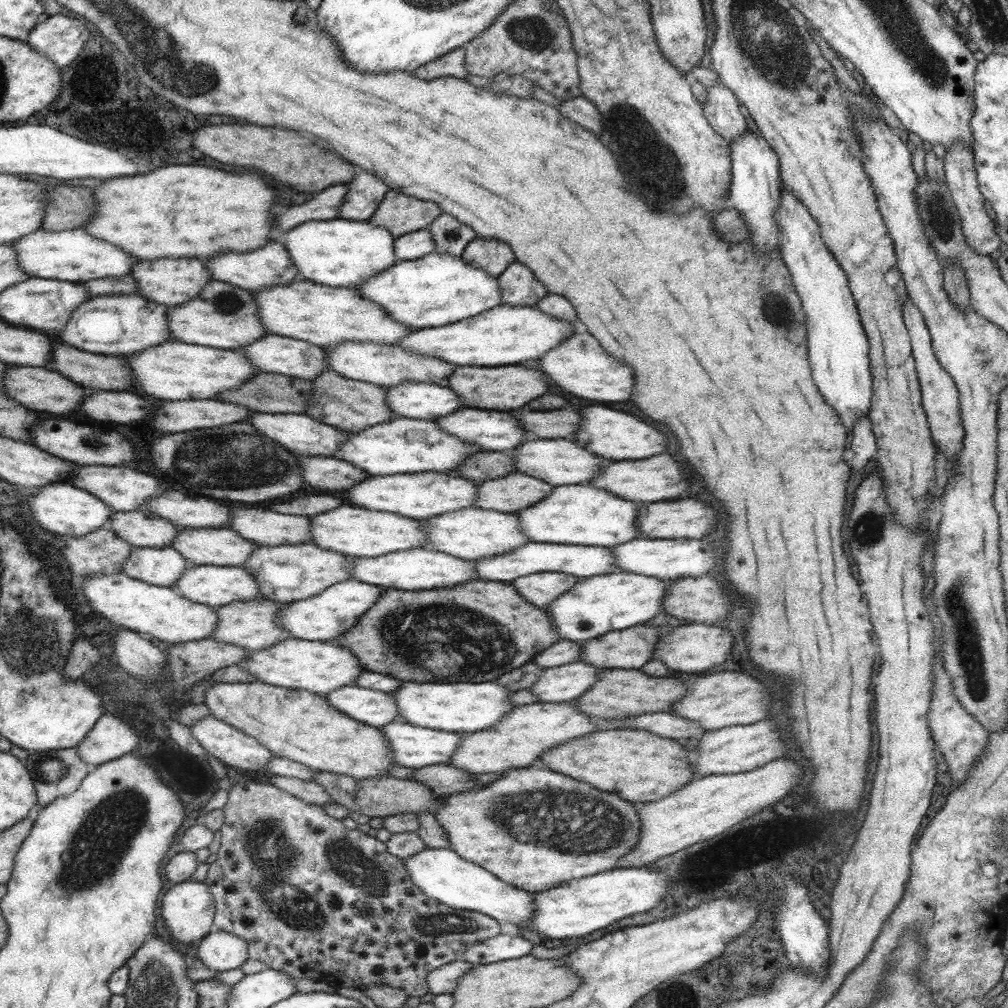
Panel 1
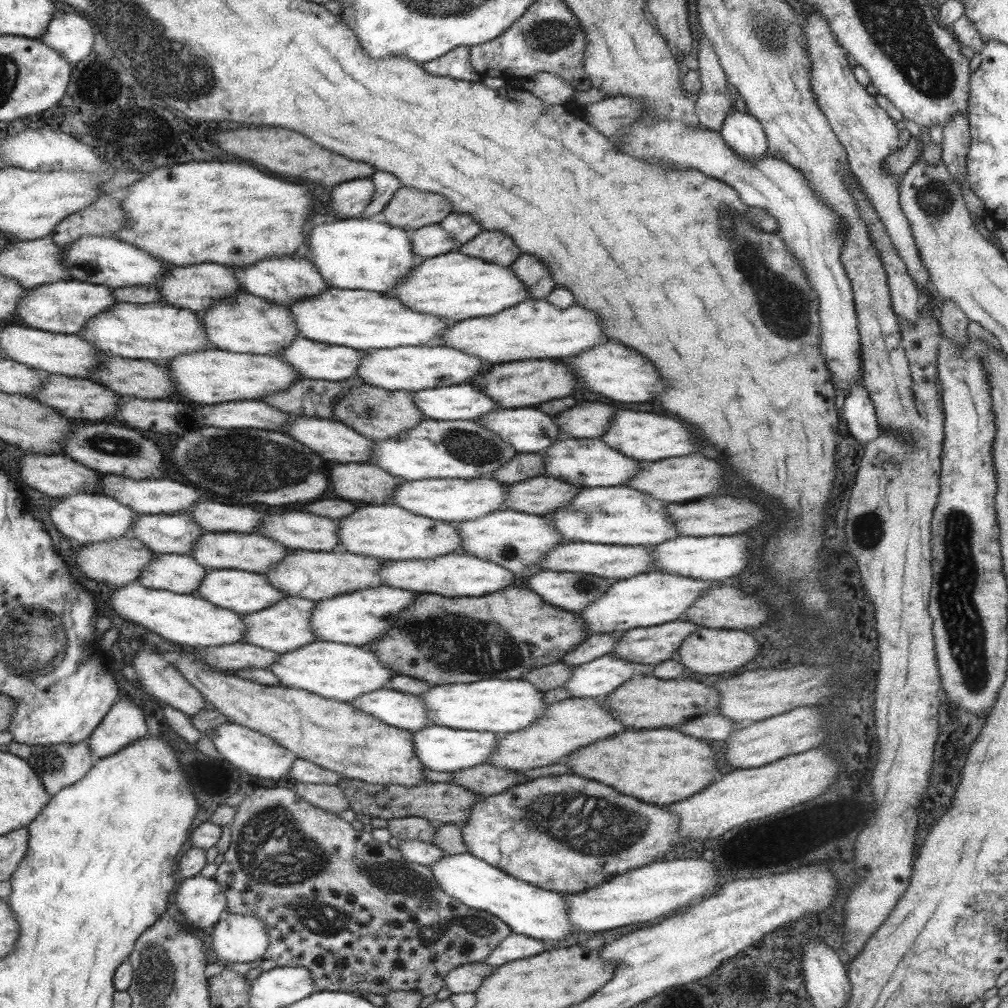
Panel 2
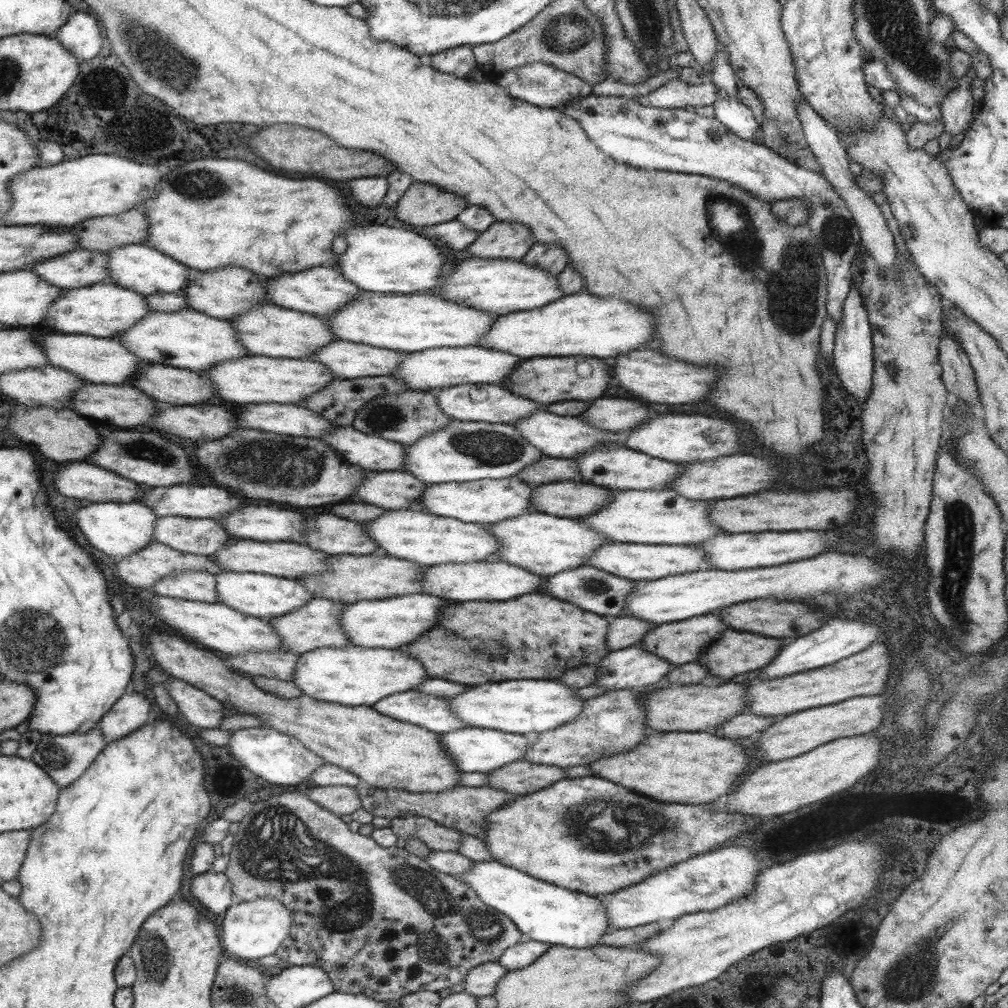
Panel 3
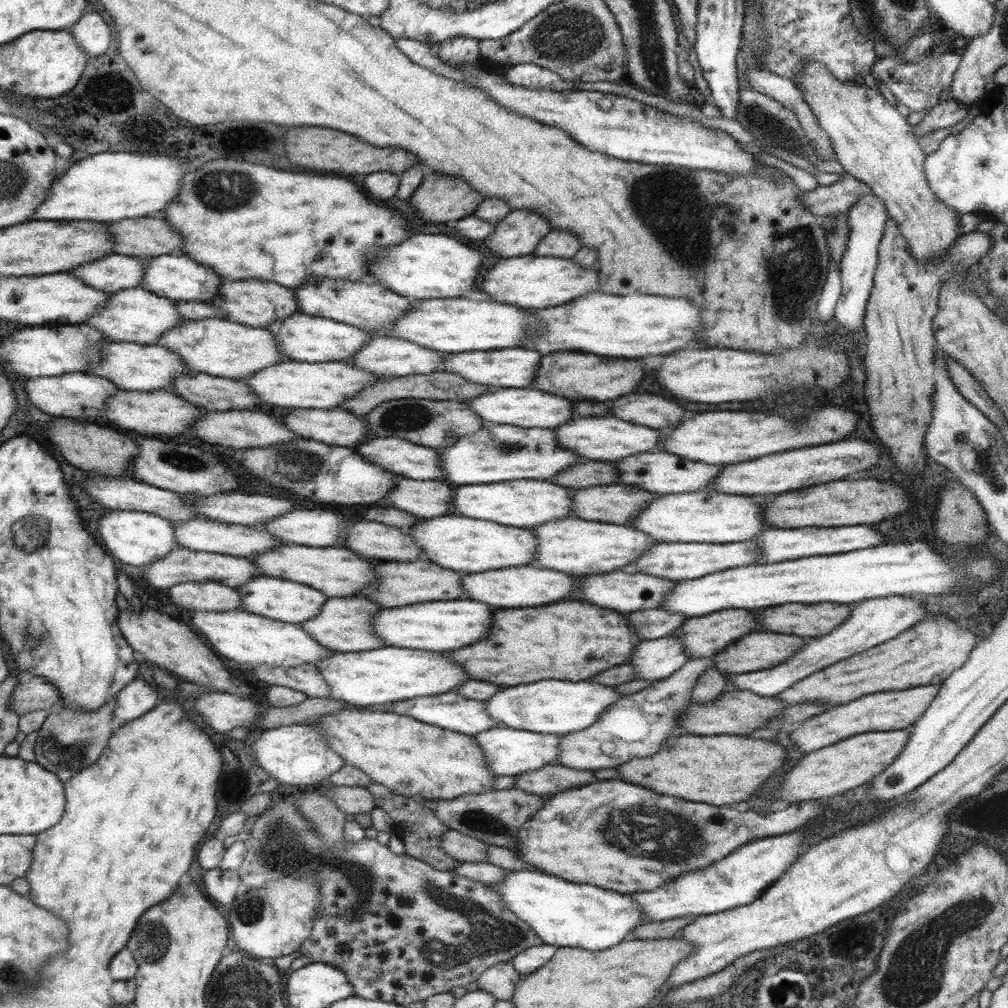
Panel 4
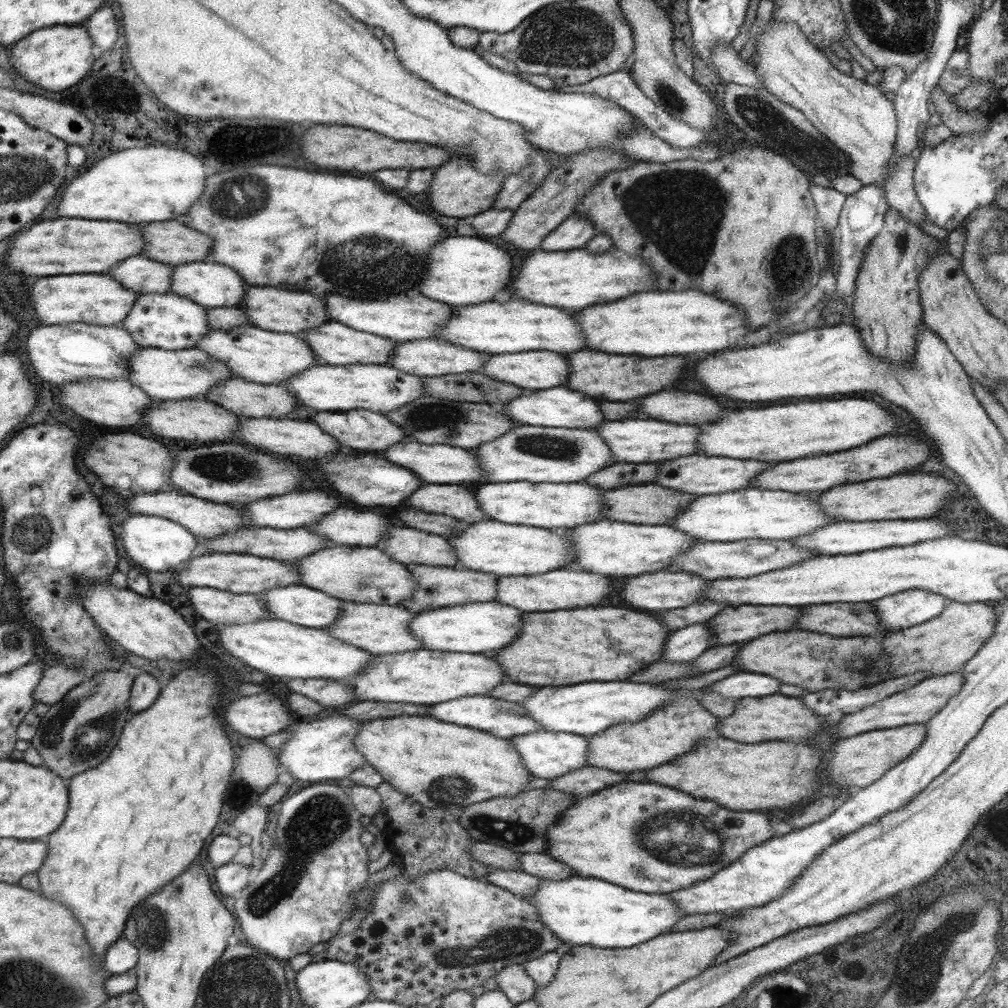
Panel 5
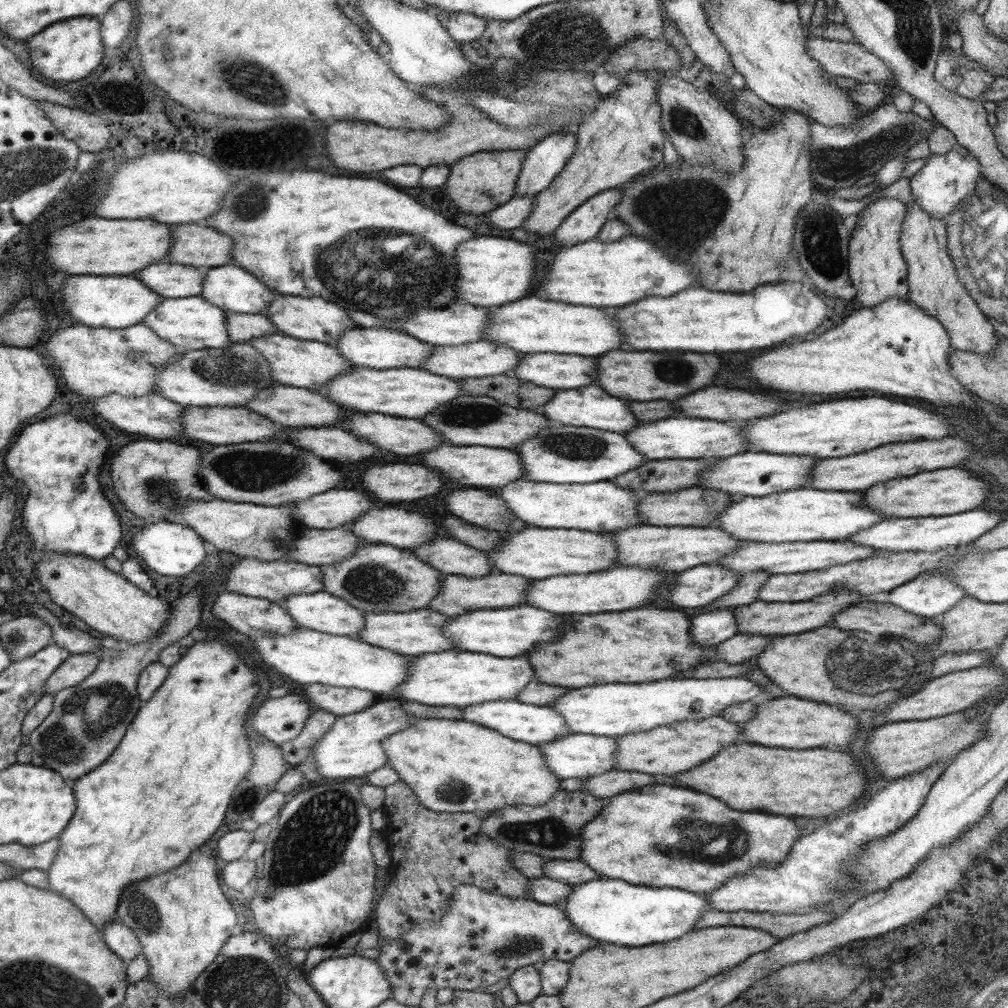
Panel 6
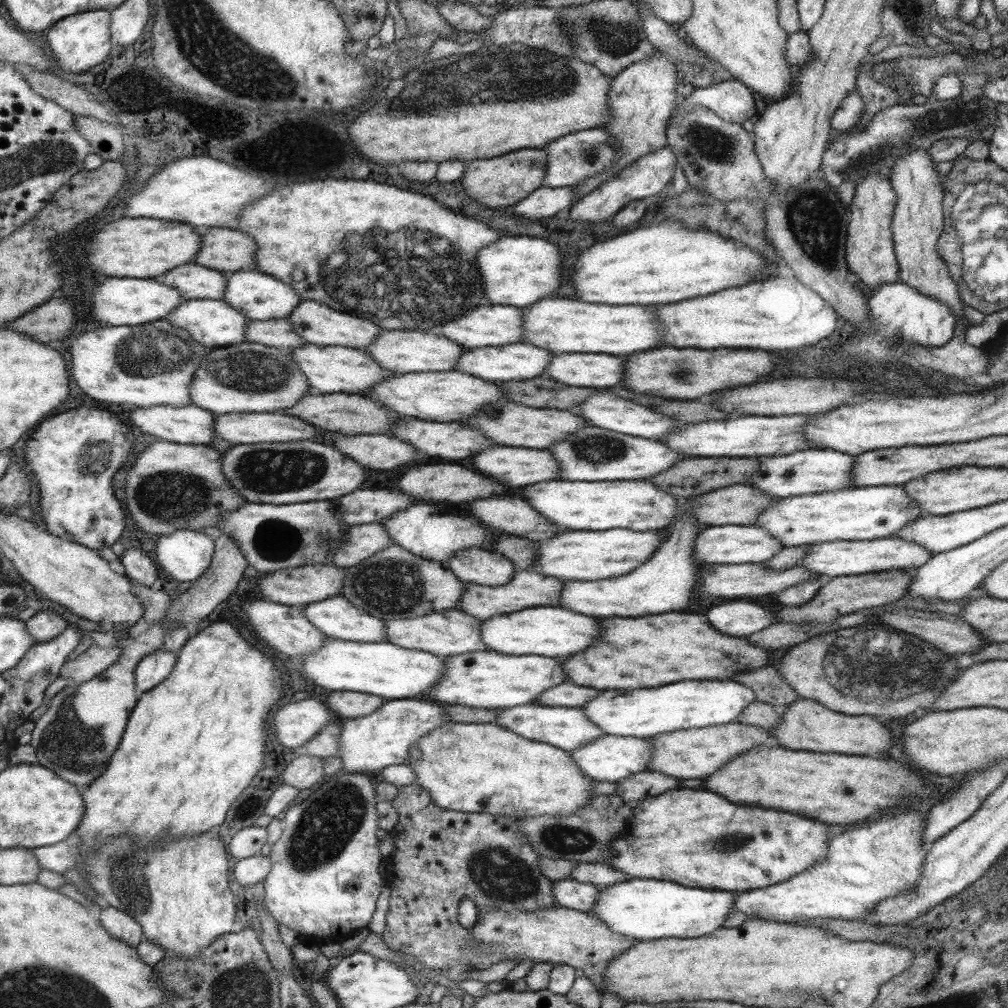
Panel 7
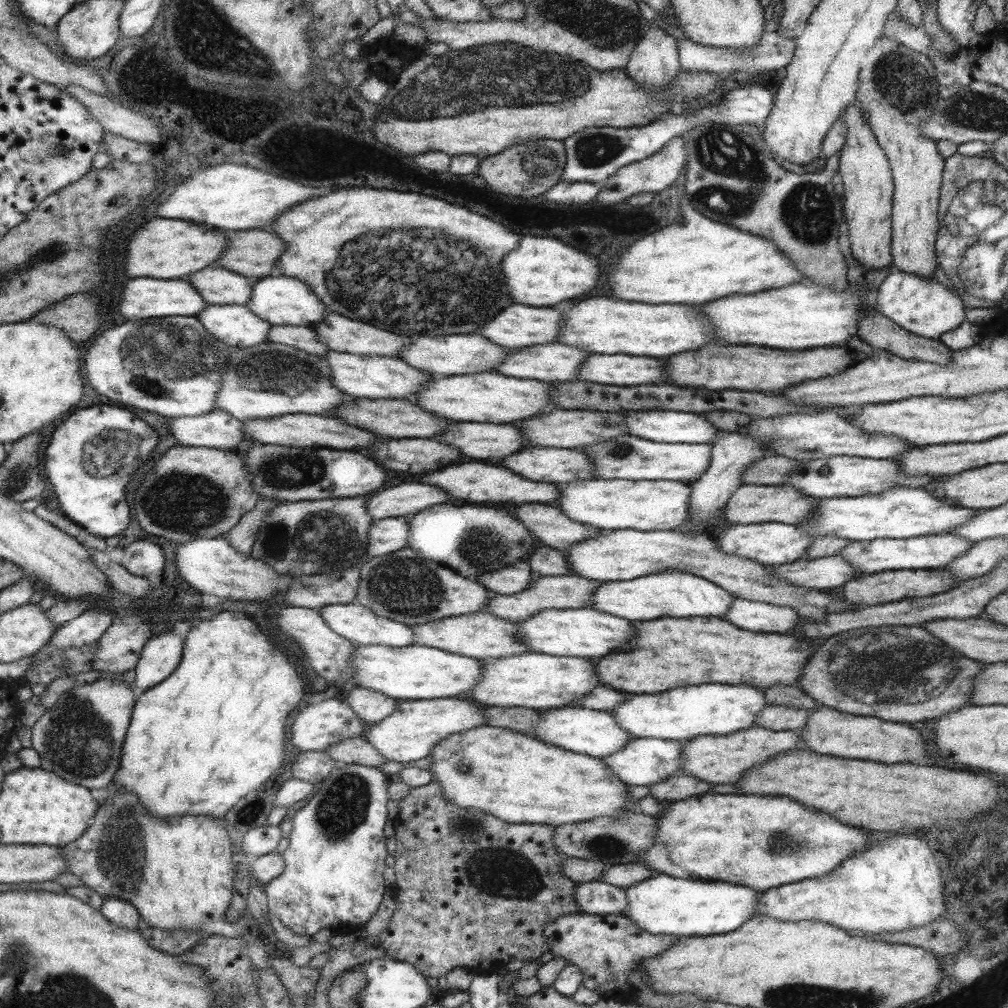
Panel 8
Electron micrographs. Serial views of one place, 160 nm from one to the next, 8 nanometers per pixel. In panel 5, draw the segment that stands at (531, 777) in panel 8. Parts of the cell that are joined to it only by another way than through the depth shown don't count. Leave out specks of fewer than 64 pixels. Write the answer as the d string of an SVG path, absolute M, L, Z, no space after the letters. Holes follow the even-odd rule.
M397 716L361 722L353 739L353 746L365 757L366 763L370 764L387 784L393 785L397 792L404 793L429 808L456 811L483 800L517 796L529 788L532 773L524 767L520 754L508 740L501 739L485 731L460 727L427 716Z

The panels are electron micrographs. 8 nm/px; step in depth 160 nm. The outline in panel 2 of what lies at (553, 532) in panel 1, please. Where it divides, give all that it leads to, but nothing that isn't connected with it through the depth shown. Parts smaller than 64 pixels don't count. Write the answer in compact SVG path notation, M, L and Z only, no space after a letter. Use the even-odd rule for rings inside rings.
M625 485L583 487L569 504L545 517L564 536L565 541L649 547L679 535L676 525L666 512L667 505L665 501Z

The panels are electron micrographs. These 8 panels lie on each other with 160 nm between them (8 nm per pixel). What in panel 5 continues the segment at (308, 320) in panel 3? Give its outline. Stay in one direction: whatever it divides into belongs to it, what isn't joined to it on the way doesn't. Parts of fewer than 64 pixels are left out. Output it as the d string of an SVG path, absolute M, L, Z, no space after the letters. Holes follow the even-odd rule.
M327 321L317 327L310 328L299 335L312 349L313 354L323 365L345 366L348 364L377 364L385 365L394 348L396 341L385 337L375 336L358 329L349 328L348 325L335 321Z

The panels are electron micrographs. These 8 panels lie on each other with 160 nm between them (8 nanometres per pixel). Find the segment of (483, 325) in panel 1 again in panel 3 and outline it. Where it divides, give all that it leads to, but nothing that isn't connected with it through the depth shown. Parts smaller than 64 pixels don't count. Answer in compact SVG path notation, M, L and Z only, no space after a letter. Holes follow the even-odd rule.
M587 290L563 294L560 299L532 311L495 317L481 340L487 349L509 352L519 358L535 356L593 356L613 358L647 344L653 334L653 318L637 304L619 298L597 298Z

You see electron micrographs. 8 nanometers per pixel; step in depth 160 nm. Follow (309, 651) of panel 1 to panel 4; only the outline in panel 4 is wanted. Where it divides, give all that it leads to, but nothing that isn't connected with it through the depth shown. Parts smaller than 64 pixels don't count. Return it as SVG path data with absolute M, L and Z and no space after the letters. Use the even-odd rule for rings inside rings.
M393 646L366 652L335 652L322 658L315 668L328 685L330 693L327 697L356 707L389 704L416 696L445 694L469 680L465 670L459 668L447 655Z

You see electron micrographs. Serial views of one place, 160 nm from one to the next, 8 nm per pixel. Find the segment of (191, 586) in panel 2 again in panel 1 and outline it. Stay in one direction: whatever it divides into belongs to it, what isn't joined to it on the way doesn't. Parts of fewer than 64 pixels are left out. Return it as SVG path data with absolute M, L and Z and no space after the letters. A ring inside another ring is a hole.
M172 546L167 548L135 547L125 563L124 573L145 584L169 588L184 574L189 562Z

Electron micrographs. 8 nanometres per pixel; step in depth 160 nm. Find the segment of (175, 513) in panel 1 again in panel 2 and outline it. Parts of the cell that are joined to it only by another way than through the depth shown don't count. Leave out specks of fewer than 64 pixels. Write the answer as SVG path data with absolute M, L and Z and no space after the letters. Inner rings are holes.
M198 500L186 509L192 519L207 532L240 532L251 534L257 532L263 520L259 510L249 506L227 506L219 502L201 502Z

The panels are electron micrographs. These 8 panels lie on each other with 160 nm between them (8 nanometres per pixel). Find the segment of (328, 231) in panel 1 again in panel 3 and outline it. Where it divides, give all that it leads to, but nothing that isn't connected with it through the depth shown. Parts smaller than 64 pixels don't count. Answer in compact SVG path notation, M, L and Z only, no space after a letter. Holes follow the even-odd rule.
M369 224L356 225L355 230L342 232L341 236L345 237L346 249L336 256L335 269L362 291L386 295L427 293L446 273L445 252L419 234L387 224Z

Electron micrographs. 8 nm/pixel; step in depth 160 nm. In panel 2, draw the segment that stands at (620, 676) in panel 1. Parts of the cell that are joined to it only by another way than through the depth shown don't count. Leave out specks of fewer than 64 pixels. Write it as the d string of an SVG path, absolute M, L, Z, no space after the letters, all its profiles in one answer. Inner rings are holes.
M636 675L602 700L612 715L626 728L631 730L673 729L678 724L693 720L696 716L716 714L720 693L715 687L703 685L695 680L662 680L652 675Z

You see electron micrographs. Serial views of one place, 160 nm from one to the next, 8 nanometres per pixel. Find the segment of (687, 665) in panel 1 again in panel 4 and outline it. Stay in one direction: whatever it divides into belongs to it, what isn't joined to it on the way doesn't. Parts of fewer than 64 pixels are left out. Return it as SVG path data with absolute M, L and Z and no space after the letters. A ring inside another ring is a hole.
M753 632L749 636L743 636L736 643L726 647L724 651L717 653L714 658L713 669L722 675L744 674L747 672L761 671L762 669L774 668L778 664L791 658L807 640L797 638L797 636L785 636L775 632Z

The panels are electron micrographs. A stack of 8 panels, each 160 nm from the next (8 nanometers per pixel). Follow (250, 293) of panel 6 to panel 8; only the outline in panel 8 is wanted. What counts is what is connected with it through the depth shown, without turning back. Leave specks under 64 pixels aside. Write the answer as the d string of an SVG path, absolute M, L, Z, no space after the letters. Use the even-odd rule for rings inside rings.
M270 275L254 280L253 284L252 298L245 307L272 326L310 327L311 324L323 322L324 316L331 311L307 284L292 277Z

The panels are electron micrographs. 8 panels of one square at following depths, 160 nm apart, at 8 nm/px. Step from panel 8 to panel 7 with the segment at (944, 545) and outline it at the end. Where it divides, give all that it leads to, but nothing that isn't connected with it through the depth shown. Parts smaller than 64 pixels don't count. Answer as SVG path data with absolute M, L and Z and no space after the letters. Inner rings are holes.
M893 537L875 540L836 540L821 544L813 544L802 558L801 565L807 570L819 573L820 576L830 577L860 575L865 573L882 573L885 571L906 570L912 572L923 566L932 556L924 546L915 541L895 539Z

